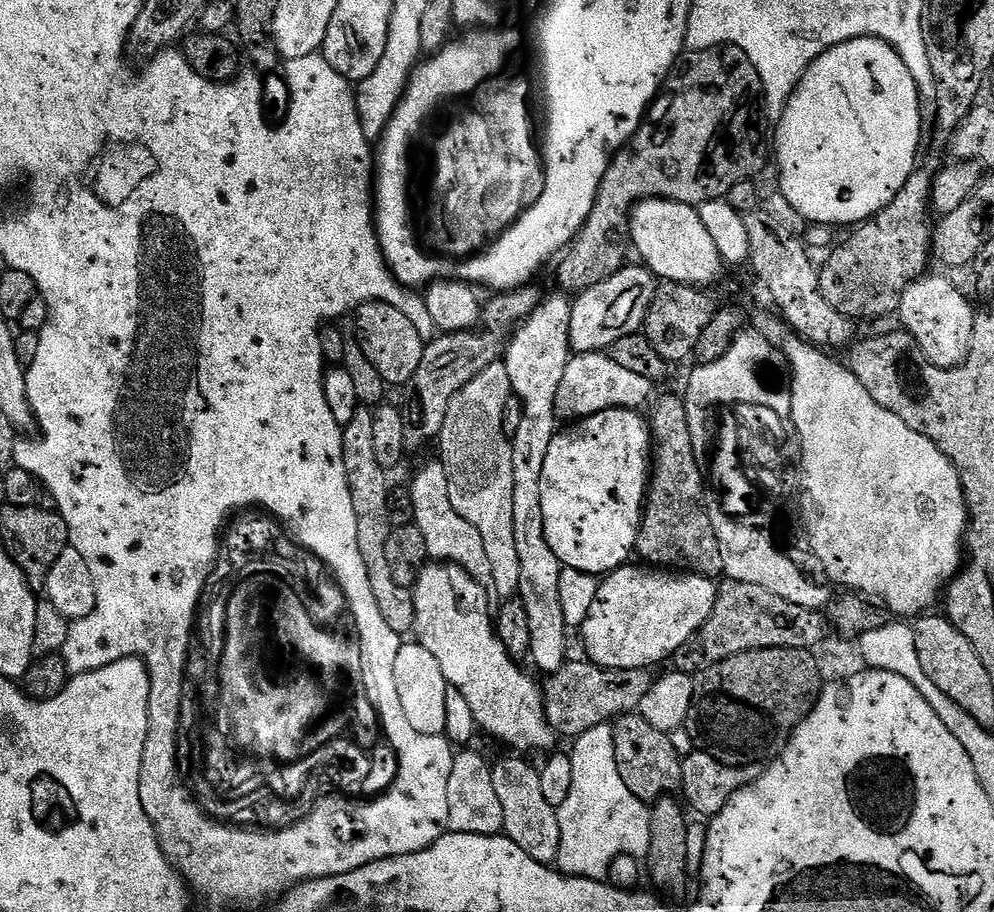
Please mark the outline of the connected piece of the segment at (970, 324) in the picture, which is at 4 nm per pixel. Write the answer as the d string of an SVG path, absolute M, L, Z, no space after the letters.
M925 274L916 280L906 290L900 303L898 319L901 320L903 331L909 332L918 342L918 346L926 354L926 358L939 368L957 368L968 359L978 331L978 312L972 309L972 304L960 293L960 288L952 280L944 276Z

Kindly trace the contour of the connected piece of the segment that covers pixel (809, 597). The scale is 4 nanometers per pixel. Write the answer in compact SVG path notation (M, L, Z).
M727 533L724 538L725 551L724 570L727 579L738 582L750 582L751 585L762 586L781 598L786 598L795 606L802 606L811 609L823 609L829 603L829 589L822 585L809 583L806 576L800 576L796 568L784 560L783 556L777 555L775 548L772 548L768 537L759 537L758 534Z

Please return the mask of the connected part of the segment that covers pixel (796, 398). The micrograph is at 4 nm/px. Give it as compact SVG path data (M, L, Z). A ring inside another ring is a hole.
M807 339L792 340L784 348L788 355L788 362L792 372L791 396L793 409L790 415L791 421L796 422L796 432L800 435L800 452L804 455L804 476L808 479L808 489L803 490L802 496L808 502L808 516L812 517L812 540L815 543L815 555L819 560L819 567L827 575L827 579L833 584L845 584L845 589L859 594L865 598L871 598L887 608L891 613L900 618L916 618L927 613L928 608L936 599L941 599L947 585L955 580L962 567L962 549L966 544L966 533L970 528L970 511L968 497L964 490L964 483L960 480L960 471L956 463L947 456L939 446L930 438L918 434L918 430L910 430L898 414L886 410L877 402L870 390L862 386L859 378L852 373L847 363L835 360L823 347L817 346Z

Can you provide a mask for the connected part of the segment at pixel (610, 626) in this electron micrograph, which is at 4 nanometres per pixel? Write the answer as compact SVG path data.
M629 562L623 568L617 568L616 571L607 573L603 577L600 593L594 602L594 606L590 614L584 619L582 625L582 633L584 632L584 644L588 647L587 659L591 663L597 664L600 668L617 668L618 670L634 670L635 668L646 668L649 670L655 669L655 664L663 662L667 656L672 656L681 651L692 639L693 636L699 631L703 624L710 619L712 611L715 608L715 602L718 593L718 584L715 579L707 576L694 576L691 574L677 574L672 570L661 570L655 566L639 566L635 568L635 563Z

